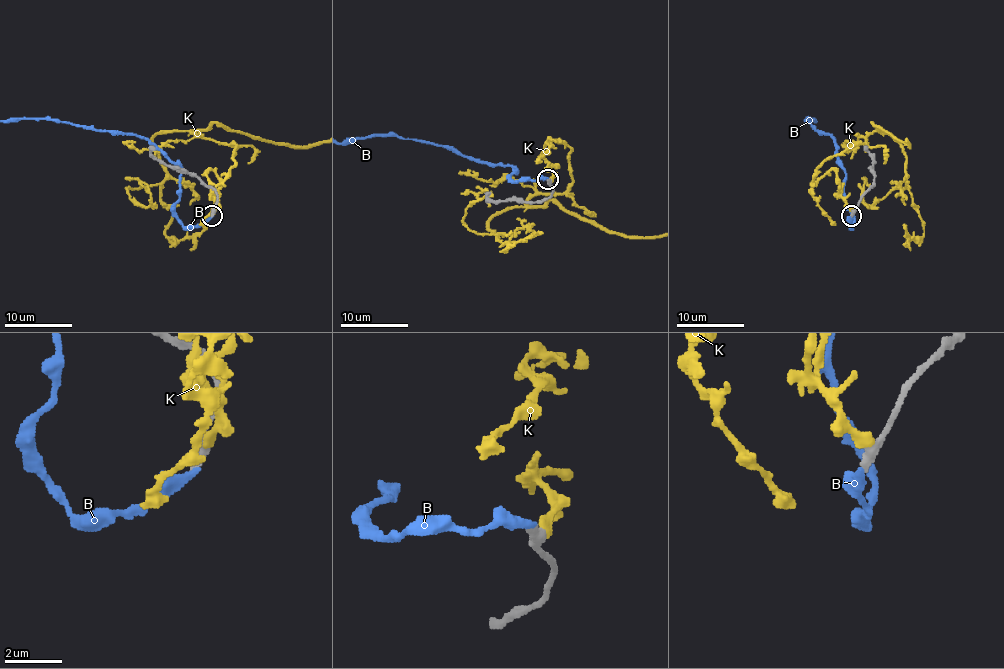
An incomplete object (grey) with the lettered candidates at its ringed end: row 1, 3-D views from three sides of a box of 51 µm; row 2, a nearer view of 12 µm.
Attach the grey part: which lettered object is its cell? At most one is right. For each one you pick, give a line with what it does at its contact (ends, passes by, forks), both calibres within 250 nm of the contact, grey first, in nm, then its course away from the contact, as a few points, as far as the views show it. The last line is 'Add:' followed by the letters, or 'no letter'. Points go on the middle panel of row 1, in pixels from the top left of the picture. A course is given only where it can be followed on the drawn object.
B: it ends there; 360 nm thick on the grey side, 320 nm on the other
Add: B

